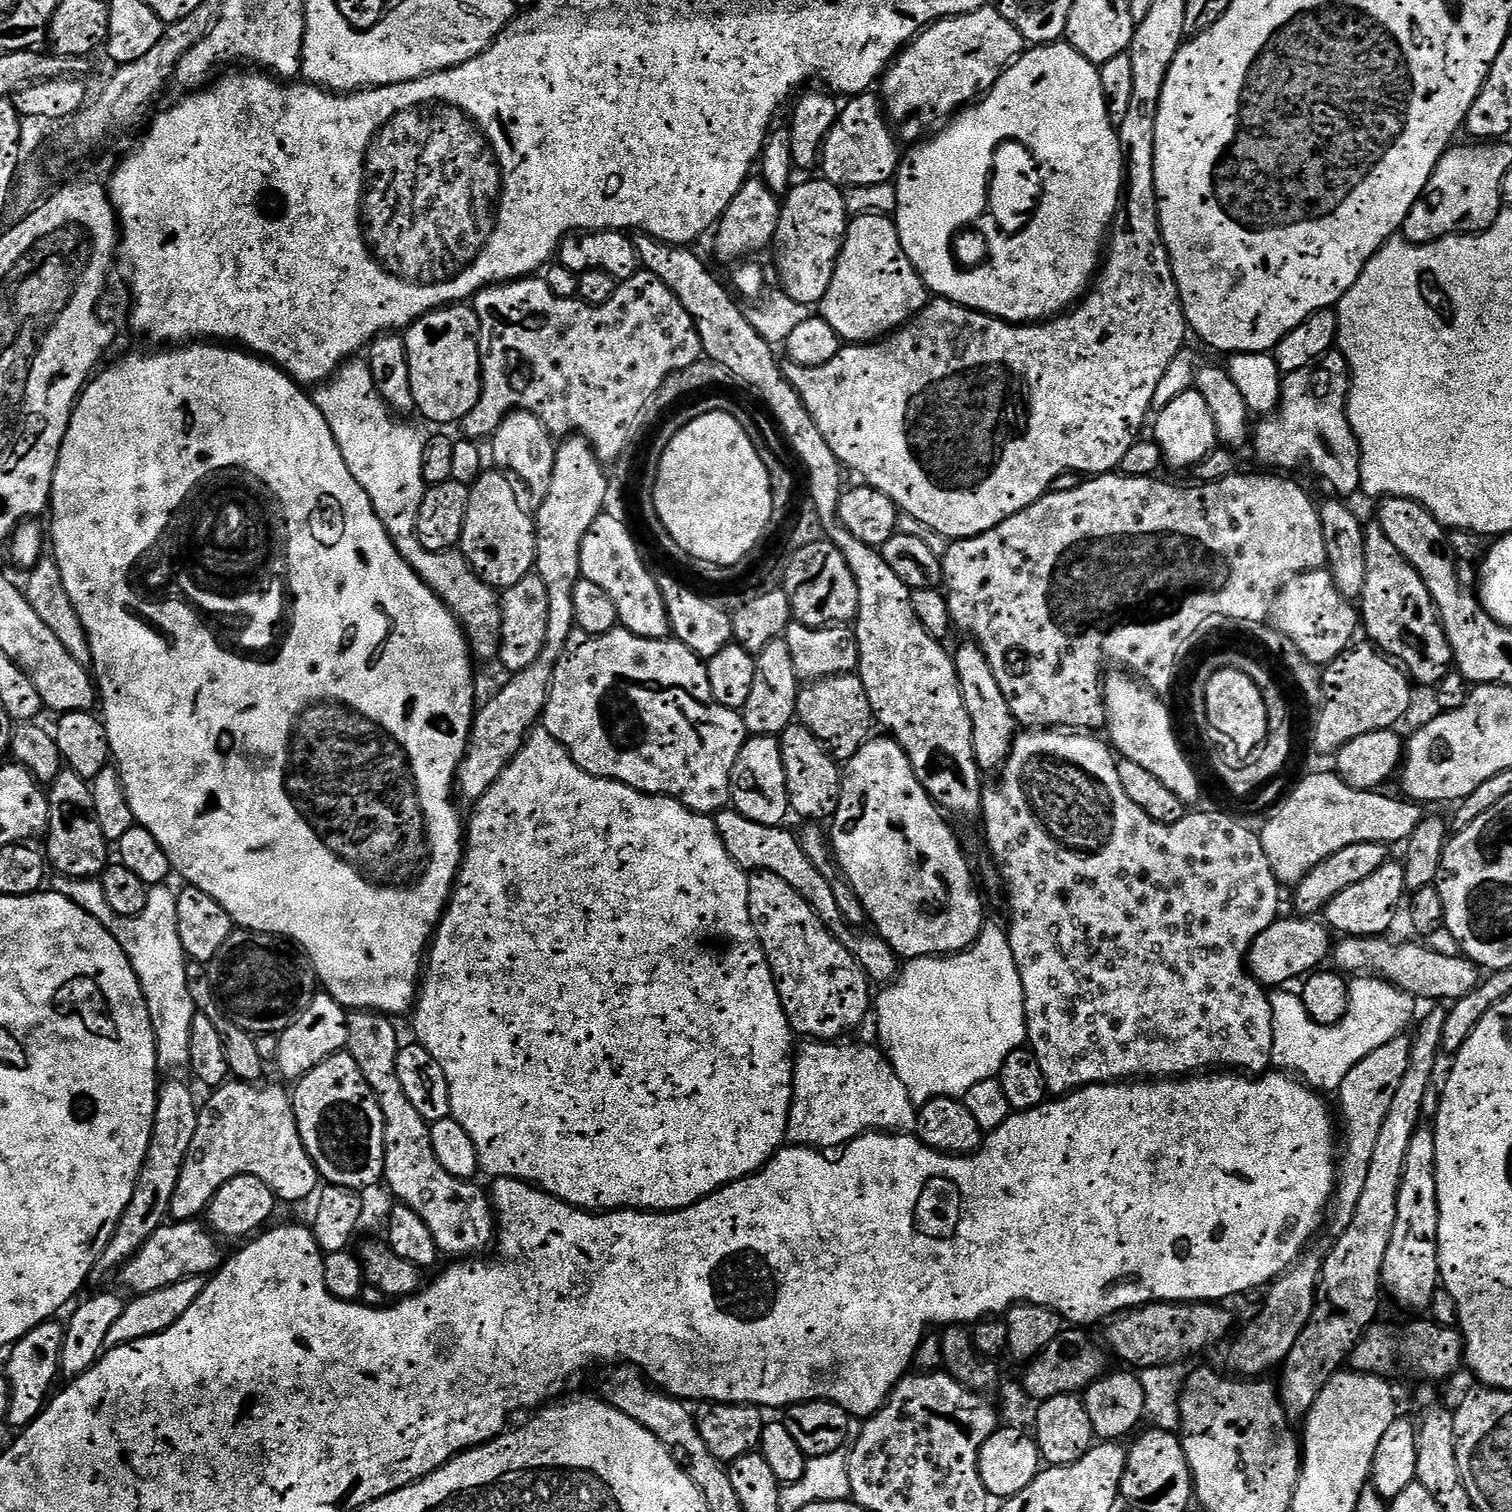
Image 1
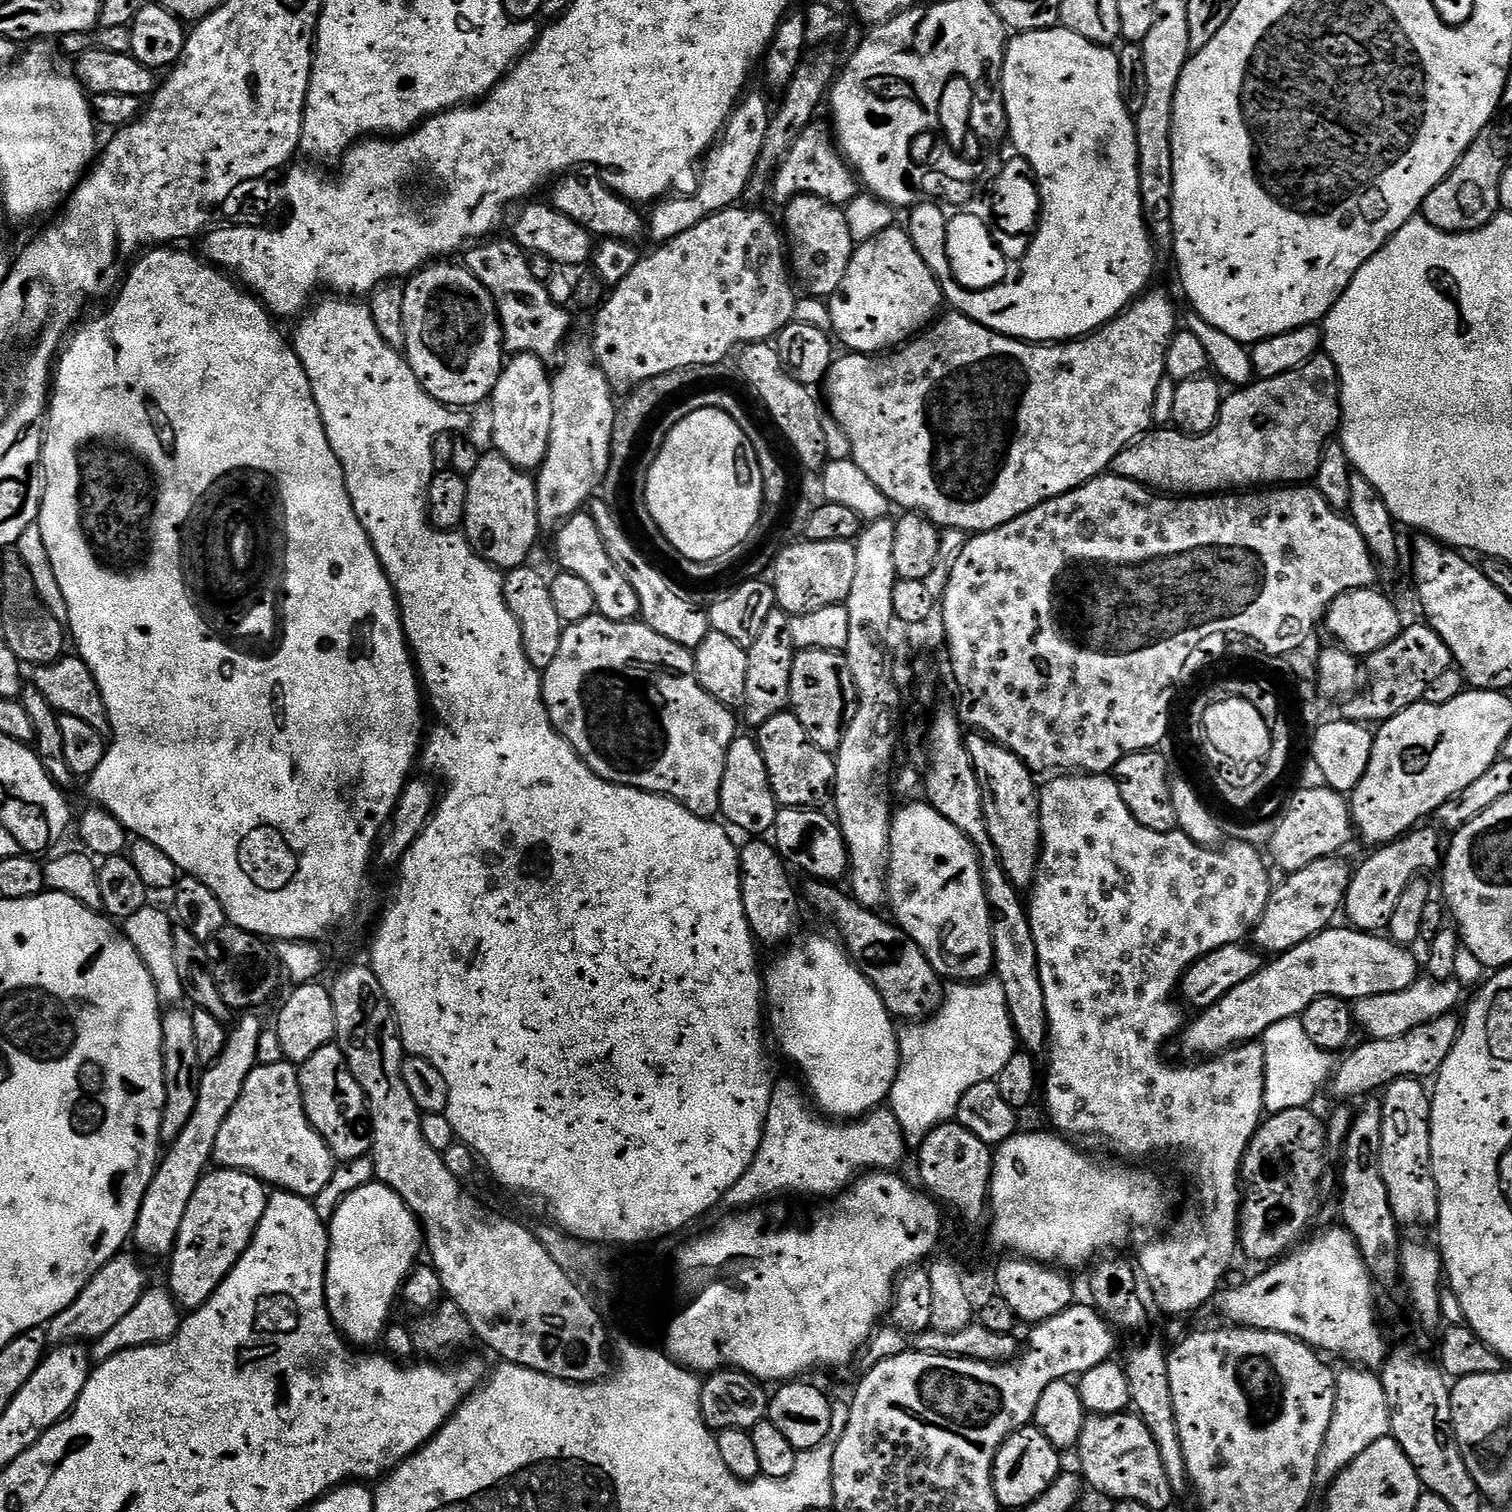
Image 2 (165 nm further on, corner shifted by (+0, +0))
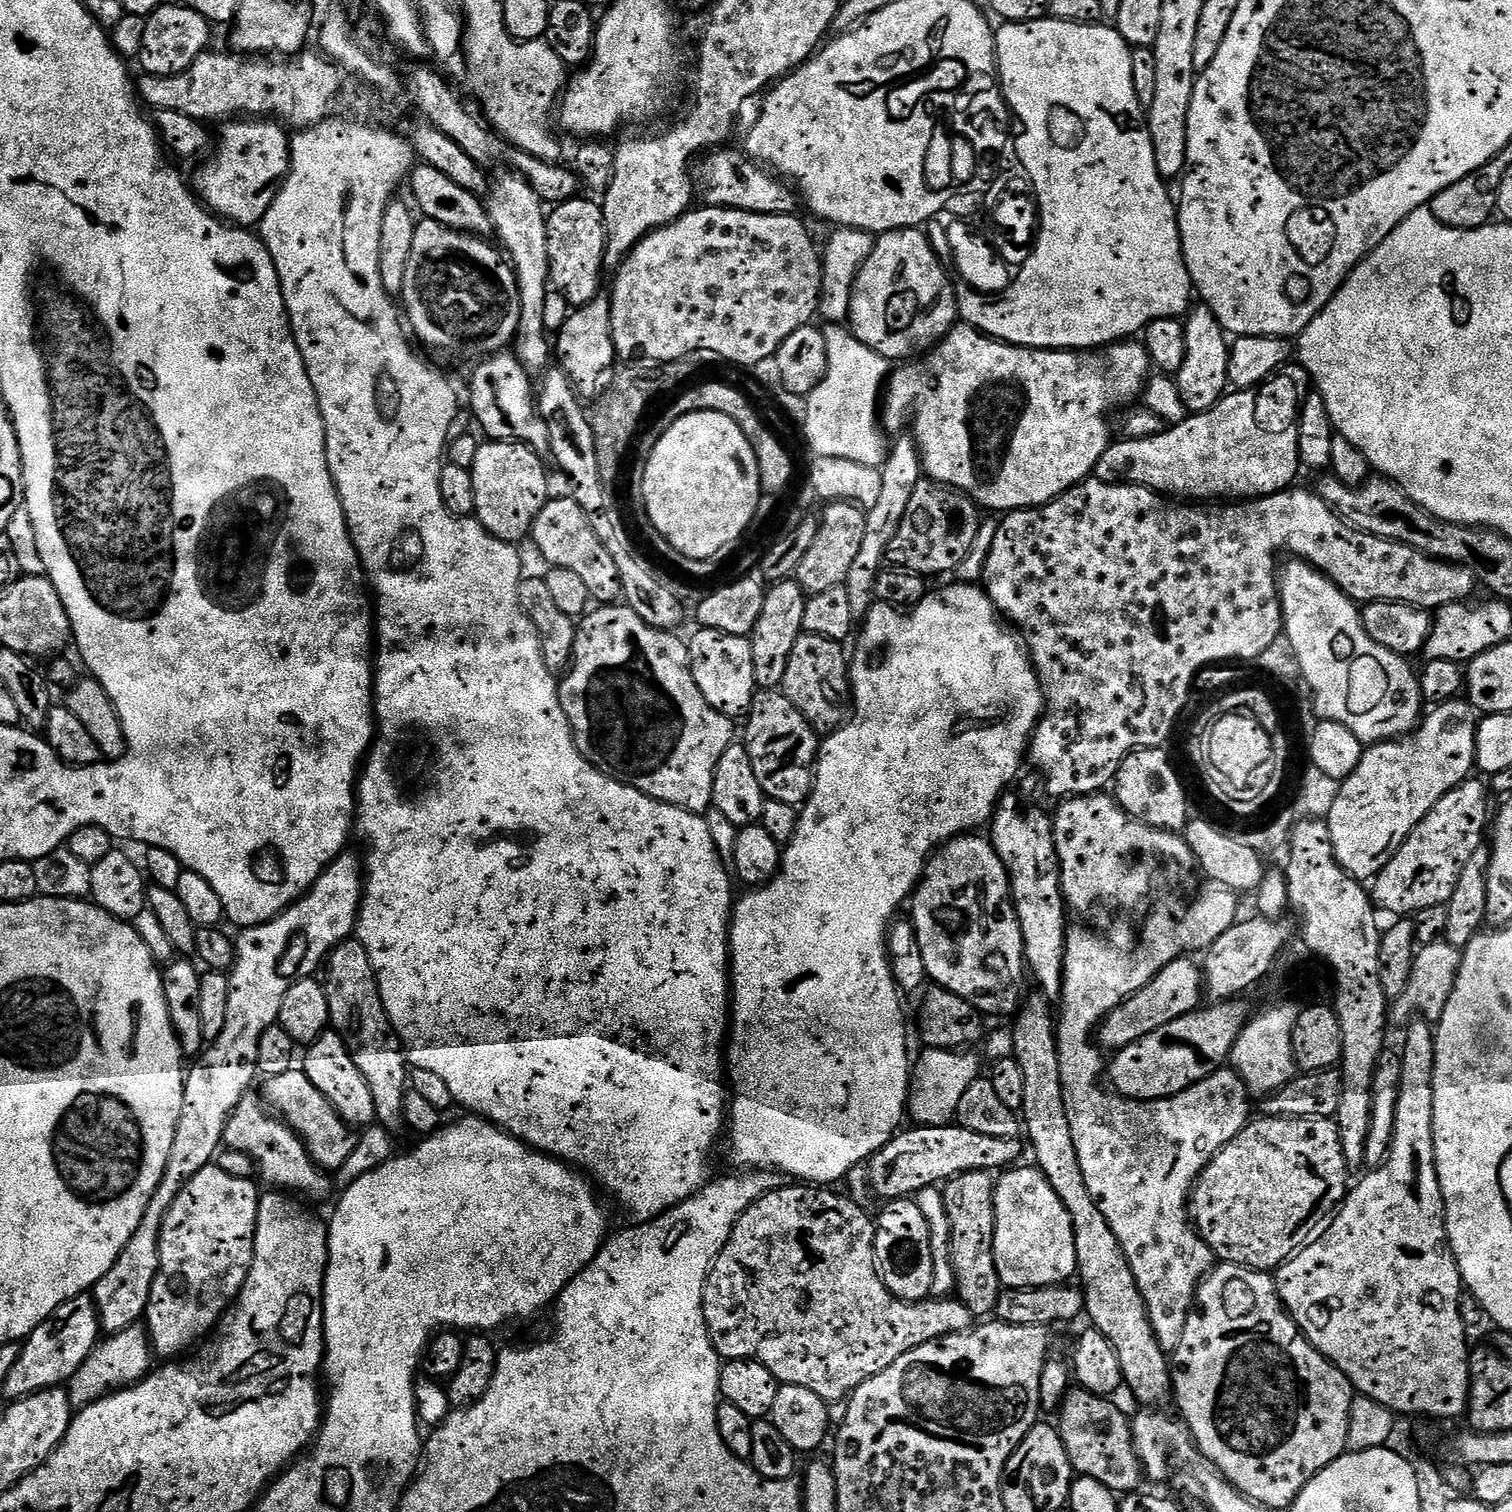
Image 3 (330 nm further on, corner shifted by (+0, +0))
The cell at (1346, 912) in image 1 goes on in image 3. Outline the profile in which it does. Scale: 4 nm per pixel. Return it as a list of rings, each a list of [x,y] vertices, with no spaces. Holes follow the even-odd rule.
[[[1476,779],[1463,780],[1457,788],[1451,788],[1429,810],[1426,818],[1422,818],[1422,822],[1418,822],[1418,826],[1414,826],[1414,830],[1406,838],[1406,842],[1402,842],[1402,846],[1396,851],[1394,858],[1390,858],[1390,862],[1386,862],[1384,869],[1371,881],[1370,895],[1377,909],[1385,908],[1386,911],[1393,912],[1393,917],[1396,918],[1408,918],[1426,910],[1426,906],[1447,905],[1458,885],[1459,875],[1462,874],[1466,862],[1469,861],[1474,850],[1485,843],[1486,829],[1490,824],[1490,812],[1488,816],[1490,792],[1485,781],[1483,784],[1482,781]]]

